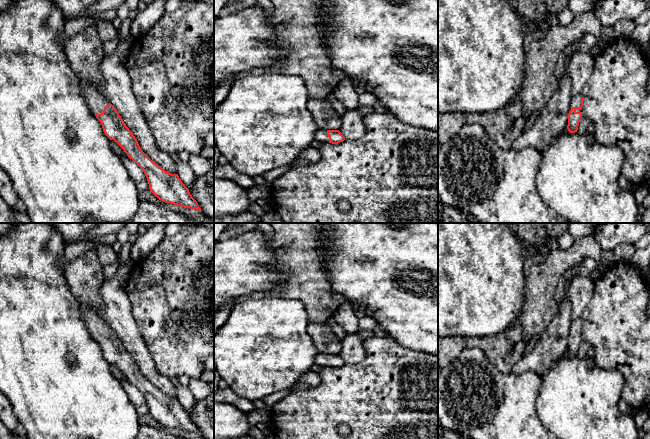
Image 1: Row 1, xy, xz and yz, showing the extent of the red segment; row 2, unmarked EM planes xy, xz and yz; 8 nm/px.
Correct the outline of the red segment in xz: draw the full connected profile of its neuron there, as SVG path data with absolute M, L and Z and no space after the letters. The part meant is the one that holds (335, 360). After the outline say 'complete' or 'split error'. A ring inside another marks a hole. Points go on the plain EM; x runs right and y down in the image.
M319 353L315 357L315 363L322 367L338 368L345 364L345 361L339 354L324 354Z; split error

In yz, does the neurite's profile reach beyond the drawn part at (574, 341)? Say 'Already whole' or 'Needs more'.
Needs more

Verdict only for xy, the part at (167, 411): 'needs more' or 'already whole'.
needs more

